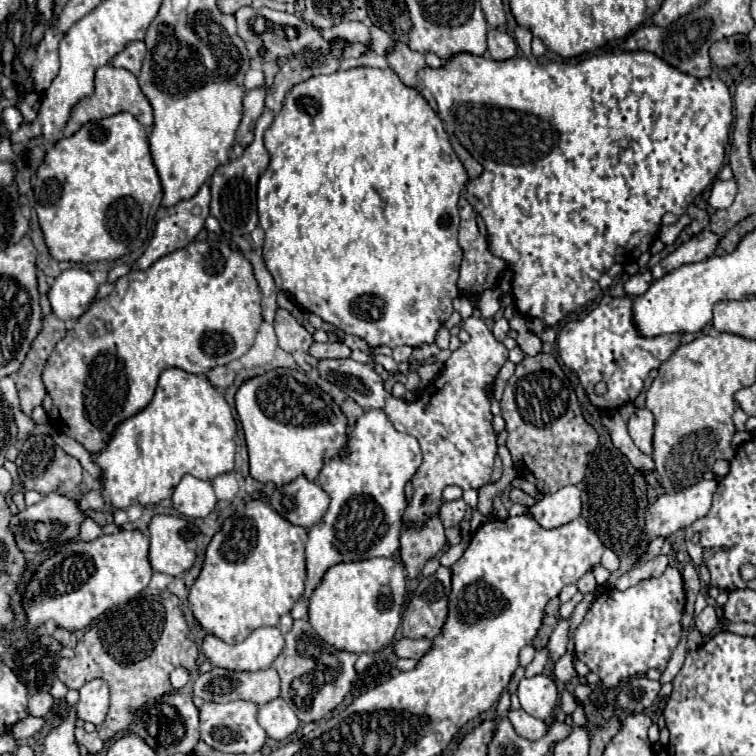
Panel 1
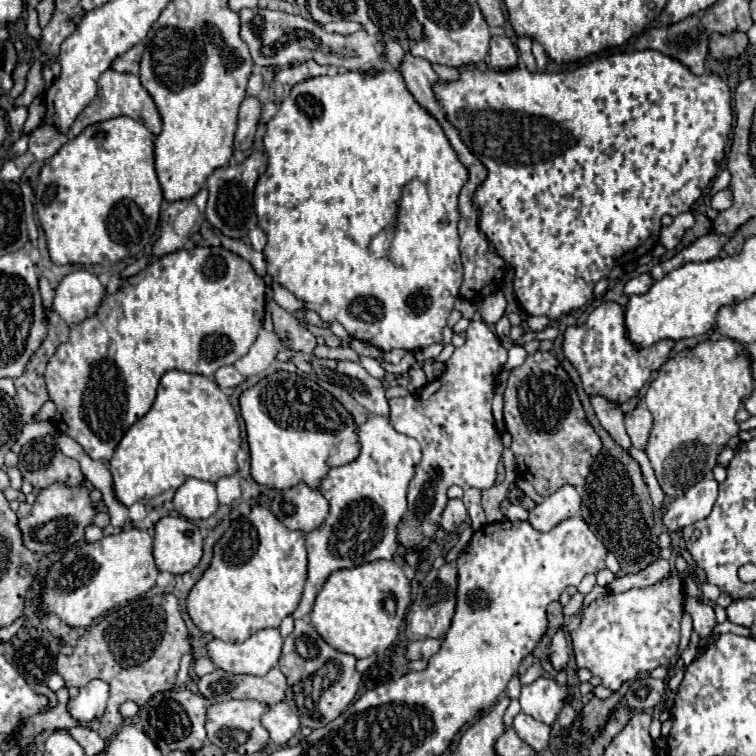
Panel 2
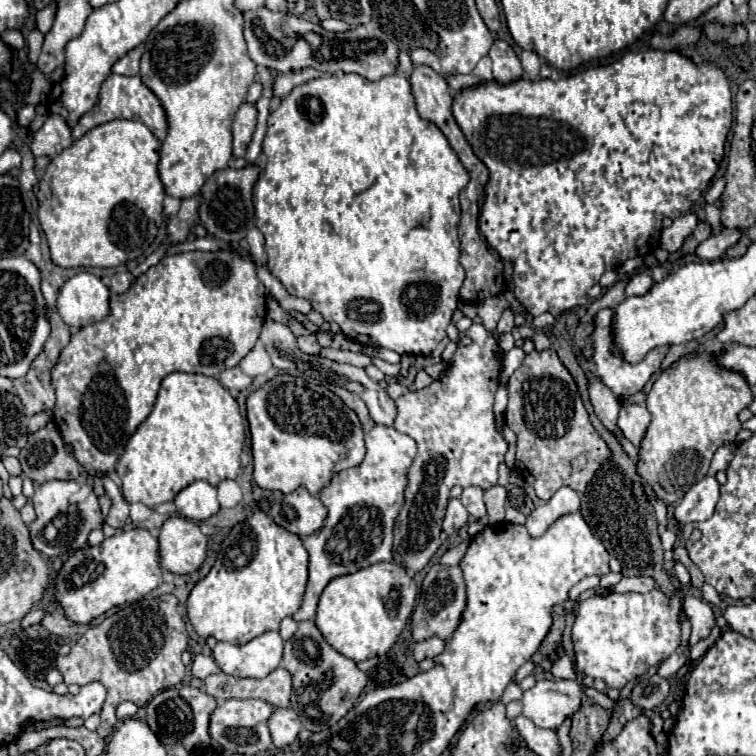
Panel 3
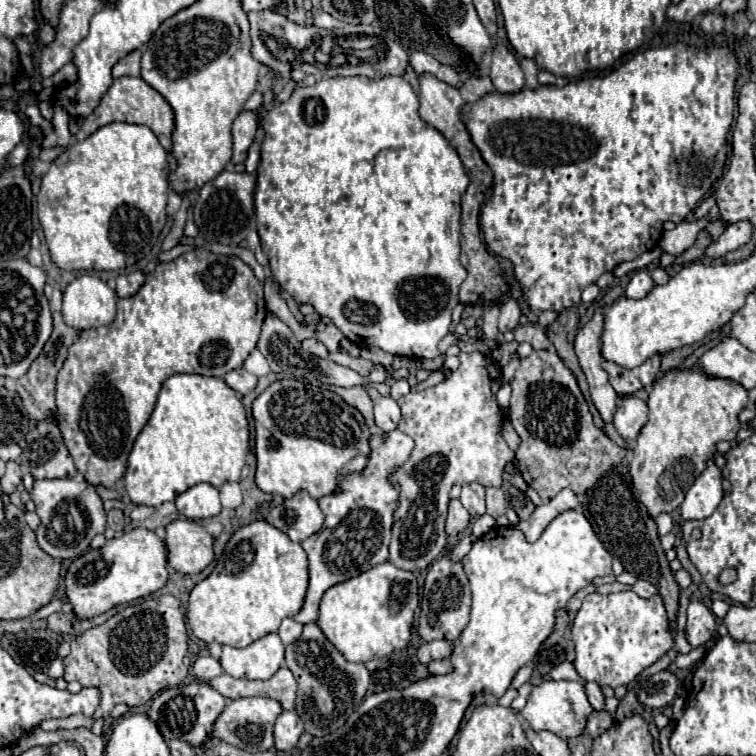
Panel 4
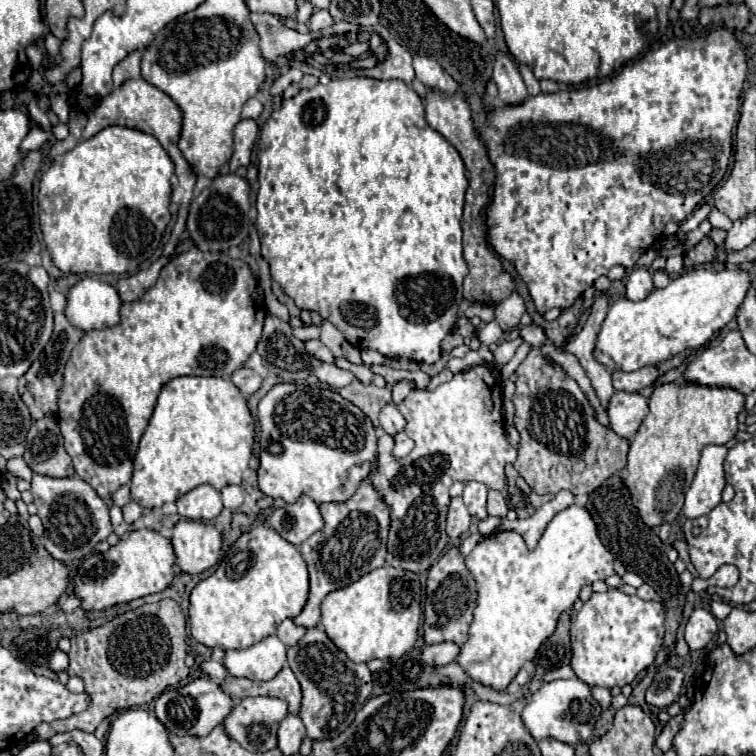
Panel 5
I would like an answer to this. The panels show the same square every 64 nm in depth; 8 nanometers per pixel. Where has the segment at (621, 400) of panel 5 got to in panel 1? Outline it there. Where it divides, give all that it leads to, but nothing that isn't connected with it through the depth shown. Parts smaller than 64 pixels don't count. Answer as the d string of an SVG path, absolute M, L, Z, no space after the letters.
M636 410L628 420L628 432L634 444L648 456L652 456L652 436L654 436L654 416L650 410Z

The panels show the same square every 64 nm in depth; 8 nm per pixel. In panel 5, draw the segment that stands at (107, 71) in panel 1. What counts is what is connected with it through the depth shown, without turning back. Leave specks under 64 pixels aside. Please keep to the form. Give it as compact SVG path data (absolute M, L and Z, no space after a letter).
M144 78L138 80L126 80L120 88L114 88L90 114L88 114L88 124L82 132L82 140L92 138L96 132L100 132L106 126L126 126L126 128L136 128L142 130L146 134L152 134L158 138L158 142L166 148L168 156L172 158L174 166L176 166L176 188L172 192L172 200L180 204L180 208L188 208L188 202L192 200L192 190L196 186L198 176L192 172L190 164L182 158L180 150L178 150L178 136L180 136L180 128L182 128L182 114L178 110L178 106L164 94L160 92L156 86L148 84Z

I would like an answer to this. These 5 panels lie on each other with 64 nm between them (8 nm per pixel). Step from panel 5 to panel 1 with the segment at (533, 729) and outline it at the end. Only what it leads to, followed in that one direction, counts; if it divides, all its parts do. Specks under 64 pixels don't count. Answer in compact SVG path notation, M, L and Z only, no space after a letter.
M544 674L522 678L518 684L518 690L520 690L520 696L518 696L520 704L528 714L544 722L552 718L552 712L558 704L558 688L552 678Z

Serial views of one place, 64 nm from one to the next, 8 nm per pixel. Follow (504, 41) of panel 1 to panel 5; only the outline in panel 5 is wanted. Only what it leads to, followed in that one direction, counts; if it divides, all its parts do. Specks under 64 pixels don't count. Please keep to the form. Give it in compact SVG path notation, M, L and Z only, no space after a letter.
M496 52L492 80L496 82L498 96L504 104L518 104L524 98L528 98L528 92L526 92L526 86L518 72L516 62L504 52Z

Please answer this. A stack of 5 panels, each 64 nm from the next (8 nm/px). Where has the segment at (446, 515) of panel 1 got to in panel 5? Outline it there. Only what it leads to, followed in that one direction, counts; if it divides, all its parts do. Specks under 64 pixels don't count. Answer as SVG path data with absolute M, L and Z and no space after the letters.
M452 498L452 504L448 508L448 526L446 532L452 540L460 538L462 534L466 534L470 528L470 512L464 506L462 498Z

